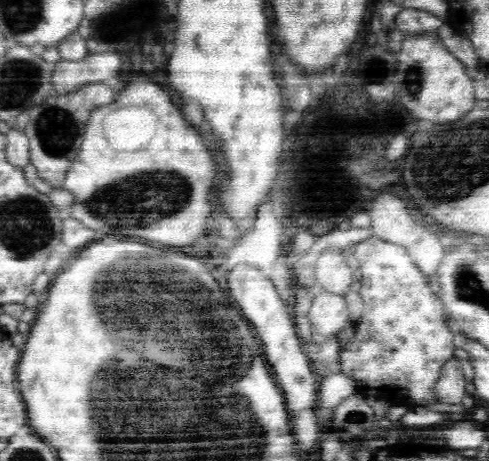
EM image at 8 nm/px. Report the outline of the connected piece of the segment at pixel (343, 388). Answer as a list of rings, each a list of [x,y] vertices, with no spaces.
[[[334,372],[326,378],[318,379],[318,396],[320,396],[320,408],[326,412],[330,412],[328,416],[332,416],[336,406],[351,394],[356,393],[356,381],[354,379]]]

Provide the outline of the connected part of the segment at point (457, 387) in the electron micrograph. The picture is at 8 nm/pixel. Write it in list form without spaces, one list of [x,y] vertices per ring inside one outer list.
[[[452,356],[446,361],[438,380],[434,383],[434,394],[439,402],[458,404],[464,396],[464,385],[469,378],[467,362]]]

